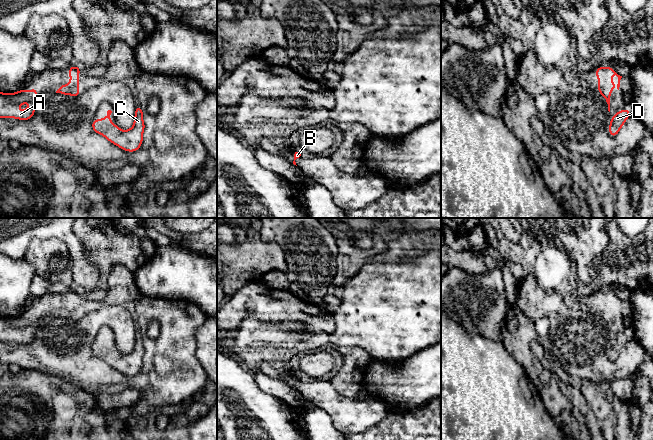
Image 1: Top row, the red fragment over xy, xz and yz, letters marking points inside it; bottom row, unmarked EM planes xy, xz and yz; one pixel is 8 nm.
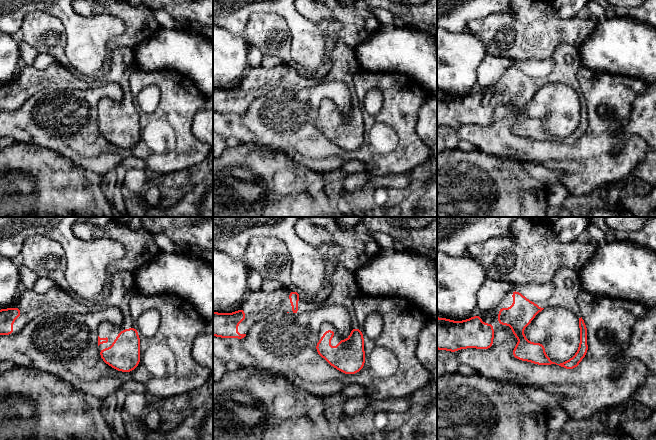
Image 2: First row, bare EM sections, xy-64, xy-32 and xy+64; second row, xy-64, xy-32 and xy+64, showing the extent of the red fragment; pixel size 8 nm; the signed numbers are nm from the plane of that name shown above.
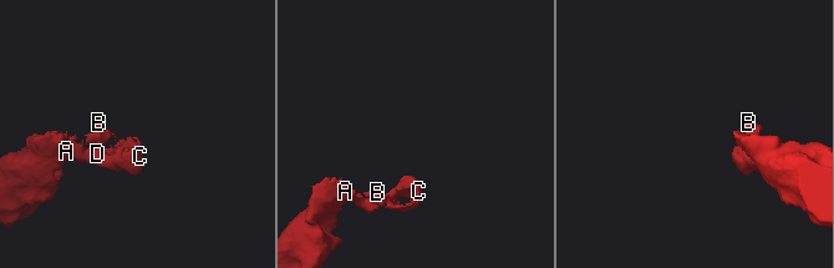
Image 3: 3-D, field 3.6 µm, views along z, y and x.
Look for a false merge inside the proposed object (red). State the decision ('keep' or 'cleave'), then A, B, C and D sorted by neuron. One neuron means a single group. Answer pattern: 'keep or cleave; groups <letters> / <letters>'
keep; groups A B C D

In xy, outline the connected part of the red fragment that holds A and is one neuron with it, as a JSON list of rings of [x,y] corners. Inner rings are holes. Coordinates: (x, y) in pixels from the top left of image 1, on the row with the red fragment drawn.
[[[22,88],[16,93],[0,92],[0,118],[16,118],[18,120],[29,120],[35,113],[37,101],[35,96],[38,94],[37,88],[26,91]],[[26,102],[30,102],[27,109],[19,111],[18,107]]]

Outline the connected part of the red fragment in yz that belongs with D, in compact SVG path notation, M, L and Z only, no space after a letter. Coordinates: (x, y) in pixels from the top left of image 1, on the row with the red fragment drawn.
M628 109L617 111L615 113L615 115L611 118L609 125L610 136L615 137L619 133L621 127L624 125L625 121L631 114L632 113Z

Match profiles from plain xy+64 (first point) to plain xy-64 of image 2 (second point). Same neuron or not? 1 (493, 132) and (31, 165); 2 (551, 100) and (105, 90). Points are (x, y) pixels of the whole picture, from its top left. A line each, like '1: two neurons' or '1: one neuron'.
1: two neurons
2: one neuron

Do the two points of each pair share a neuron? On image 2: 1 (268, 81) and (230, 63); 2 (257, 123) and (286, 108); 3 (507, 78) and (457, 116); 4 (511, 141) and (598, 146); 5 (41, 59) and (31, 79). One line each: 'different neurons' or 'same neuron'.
1: different neurons
2: same neuron
3: same neuron
4: same neuron
5: different neurons

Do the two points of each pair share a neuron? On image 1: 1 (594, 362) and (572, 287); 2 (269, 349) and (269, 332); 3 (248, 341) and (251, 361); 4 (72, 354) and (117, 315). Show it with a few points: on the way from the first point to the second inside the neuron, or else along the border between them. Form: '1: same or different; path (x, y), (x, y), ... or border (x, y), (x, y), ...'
1: different; border (569, 307), (575, 310), (583, 310)
2: same; path (269, 345), (269, 336)
3: same; path (251, 346), (251, 356)
4: same; path (78, 341), (104, 317)

